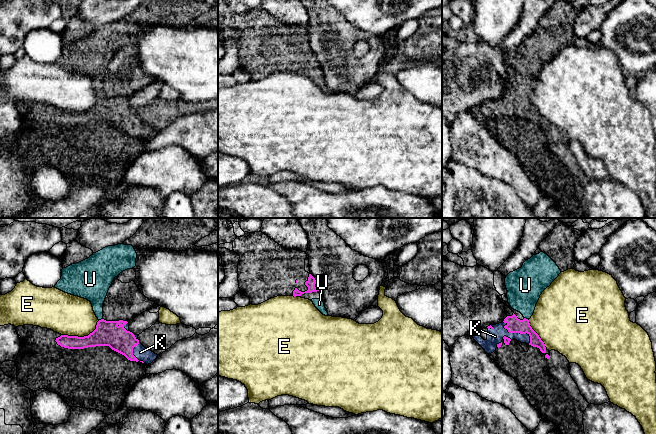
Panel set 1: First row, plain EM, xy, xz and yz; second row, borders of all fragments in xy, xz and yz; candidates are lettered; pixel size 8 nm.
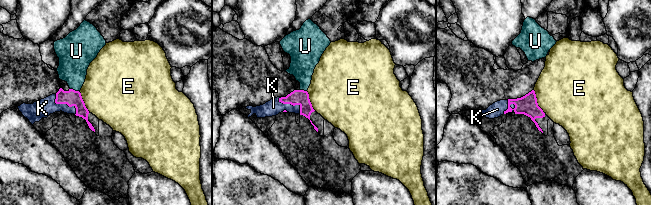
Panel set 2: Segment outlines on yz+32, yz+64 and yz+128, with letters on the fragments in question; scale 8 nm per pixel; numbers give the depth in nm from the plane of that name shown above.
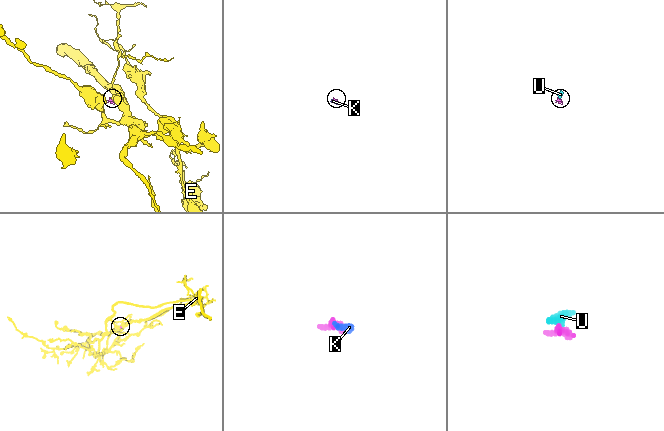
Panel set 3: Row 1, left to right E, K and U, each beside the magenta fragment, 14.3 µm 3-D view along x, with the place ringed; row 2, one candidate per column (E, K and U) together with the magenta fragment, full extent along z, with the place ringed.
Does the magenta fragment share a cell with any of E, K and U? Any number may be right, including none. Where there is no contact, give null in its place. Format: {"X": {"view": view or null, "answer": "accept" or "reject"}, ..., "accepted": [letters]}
{"E": {"view": "xy", "answer": "reject"}, "K": {"view": "yz", "answer": "accept"}, "U": {"view": "xy", "answer": "accept"}, "accepted": ["K", "U"]}

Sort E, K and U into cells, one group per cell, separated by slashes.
E / K U

